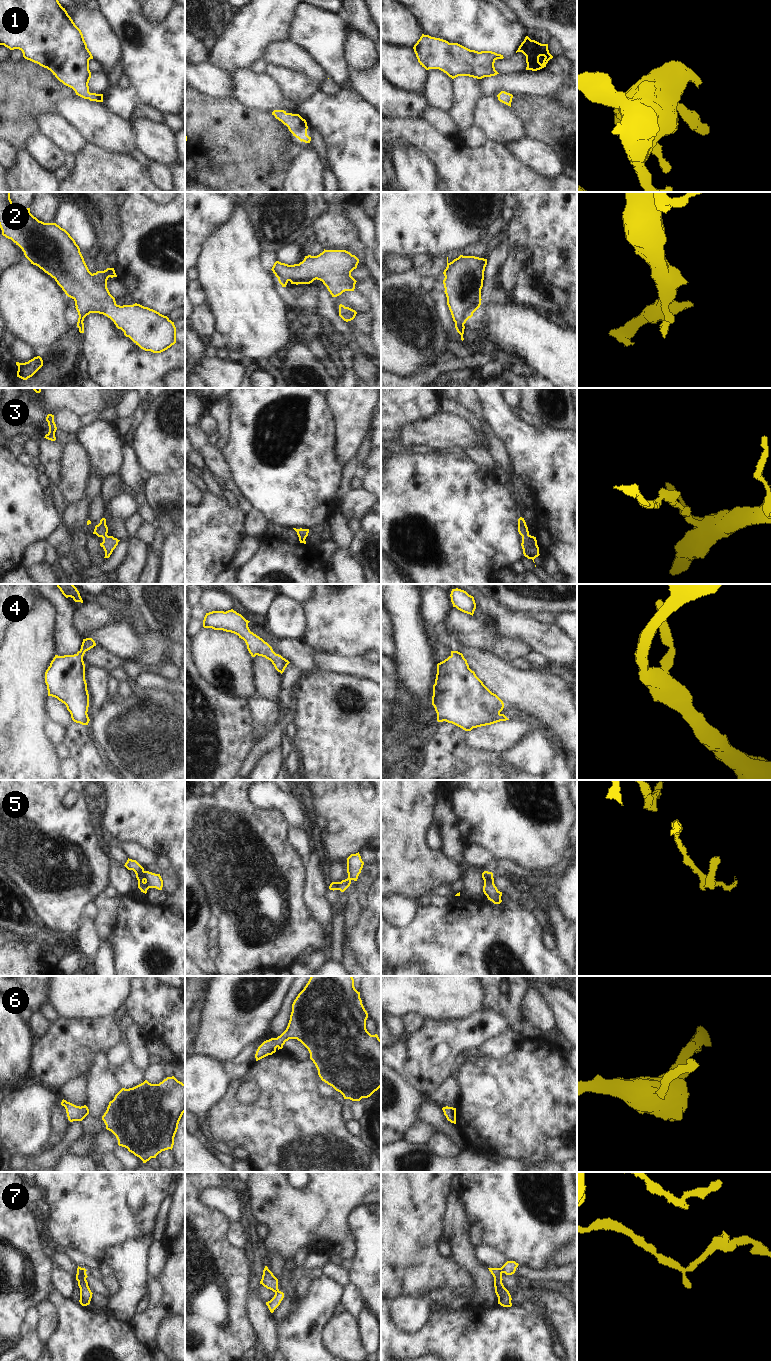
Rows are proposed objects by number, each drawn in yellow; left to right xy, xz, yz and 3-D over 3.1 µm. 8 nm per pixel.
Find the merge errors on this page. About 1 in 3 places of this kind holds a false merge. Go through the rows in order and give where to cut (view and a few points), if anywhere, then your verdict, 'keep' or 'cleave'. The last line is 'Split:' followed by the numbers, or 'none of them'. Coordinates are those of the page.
1: no cut | keep
2: no cut | keep
3: no cut | keep
4: no cut | keep
5: yz (493, 881), (486, 881), (484, 883) | cleave
6: no cut | keep
7: yz (500, 1268), (502, 1272) | cleave
Split: 5, 7

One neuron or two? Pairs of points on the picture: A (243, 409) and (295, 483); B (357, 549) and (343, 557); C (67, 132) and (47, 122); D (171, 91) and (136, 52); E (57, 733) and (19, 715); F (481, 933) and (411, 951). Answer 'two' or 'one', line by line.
A: one
B: two
C: one
D: one
E: two
F: one

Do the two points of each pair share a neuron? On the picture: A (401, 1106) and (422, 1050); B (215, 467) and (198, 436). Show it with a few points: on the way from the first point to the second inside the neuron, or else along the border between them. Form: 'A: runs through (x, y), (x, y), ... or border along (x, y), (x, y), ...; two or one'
A: border along (391, 1068), (414, 1088), (426, 1094); two
B: runs through (215, 459), (202, 444); one

